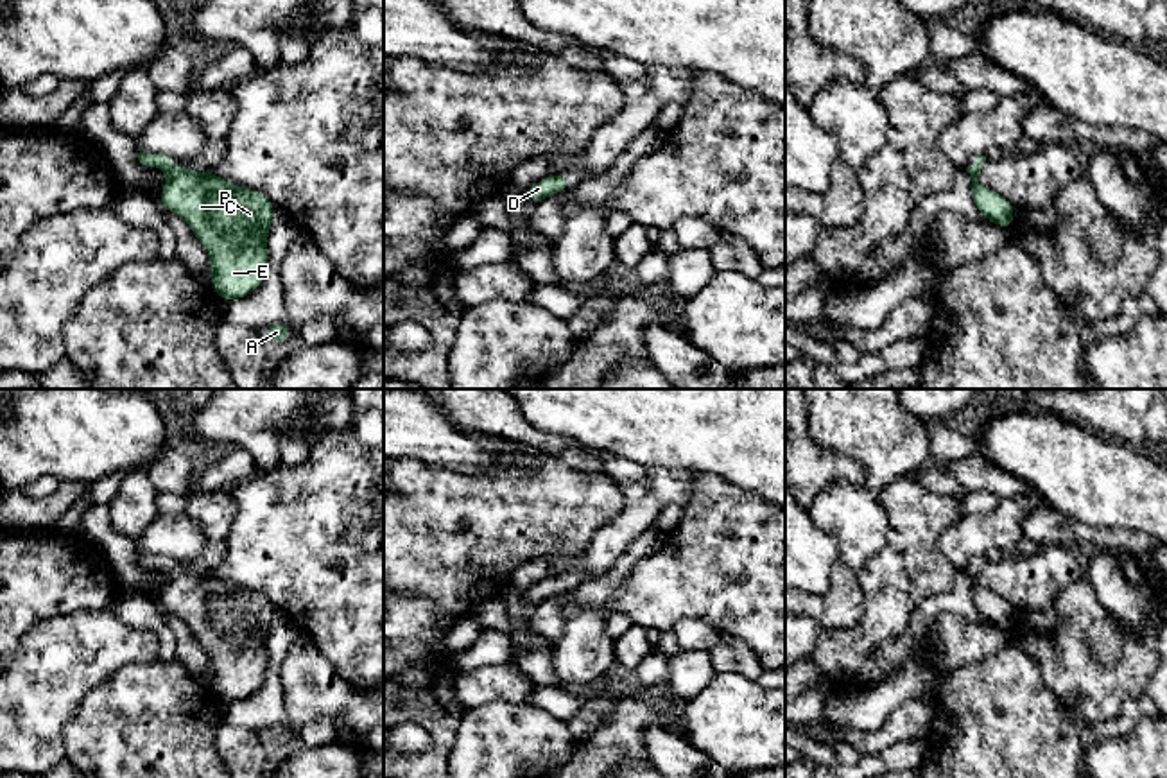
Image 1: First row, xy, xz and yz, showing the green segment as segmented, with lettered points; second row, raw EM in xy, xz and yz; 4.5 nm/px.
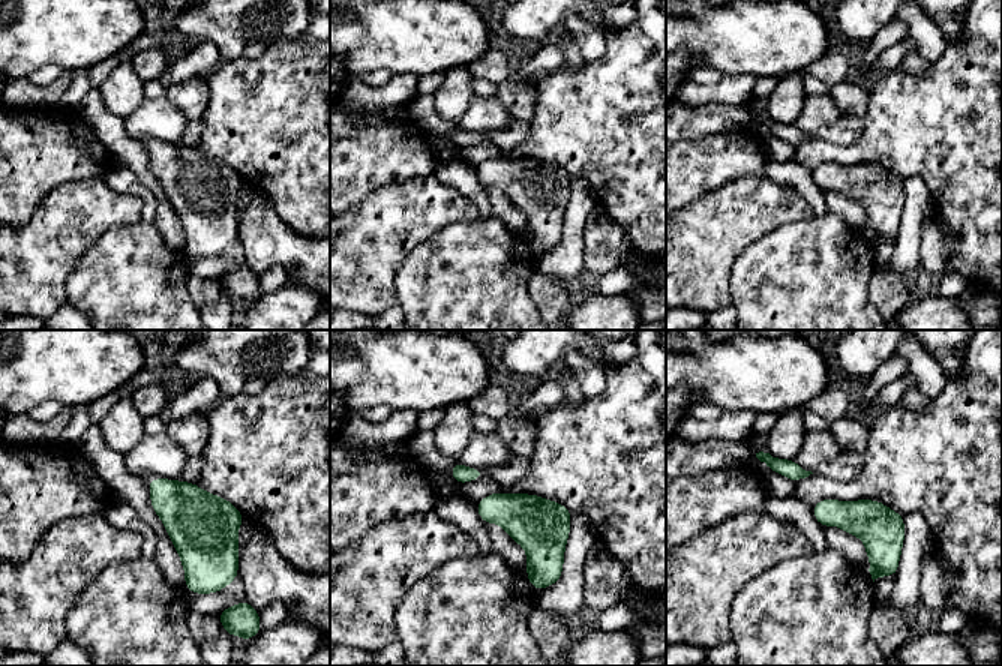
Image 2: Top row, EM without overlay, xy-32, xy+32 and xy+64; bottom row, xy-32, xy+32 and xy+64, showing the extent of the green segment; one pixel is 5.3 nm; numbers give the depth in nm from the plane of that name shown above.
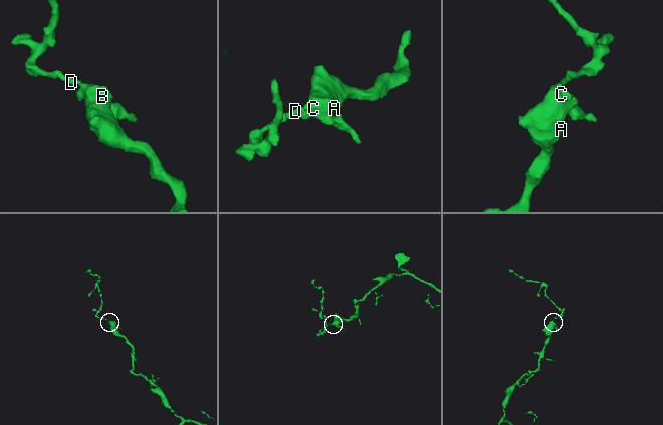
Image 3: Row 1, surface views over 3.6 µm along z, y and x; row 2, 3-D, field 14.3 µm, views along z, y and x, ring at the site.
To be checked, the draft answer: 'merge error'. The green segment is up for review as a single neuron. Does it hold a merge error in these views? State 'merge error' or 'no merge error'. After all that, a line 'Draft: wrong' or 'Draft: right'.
no merge error
Draft: wrong

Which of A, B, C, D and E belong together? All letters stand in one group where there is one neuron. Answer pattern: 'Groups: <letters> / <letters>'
Groups: A B C D E

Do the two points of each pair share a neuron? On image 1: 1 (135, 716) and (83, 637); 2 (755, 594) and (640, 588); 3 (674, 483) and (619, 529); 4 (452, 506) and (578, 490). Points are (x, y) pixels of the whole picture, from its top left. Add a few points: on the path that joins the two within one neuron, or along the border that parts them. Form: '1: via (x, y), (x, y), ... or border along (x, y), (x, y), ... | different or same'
1: border along (149, 660), (119, 667), (79, 705) | different
2: via (726, 588), (669, 588) | same
3: via (660, 492), (633, 518) | same
4: via (483, 506), (547, 506) | same

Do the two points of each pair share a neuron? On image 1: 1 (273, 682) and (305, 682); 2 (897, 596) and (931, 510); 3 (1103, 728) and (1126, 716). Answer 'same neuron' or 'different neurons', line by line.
1: different neurons
2: same neuron
3: same neuron

